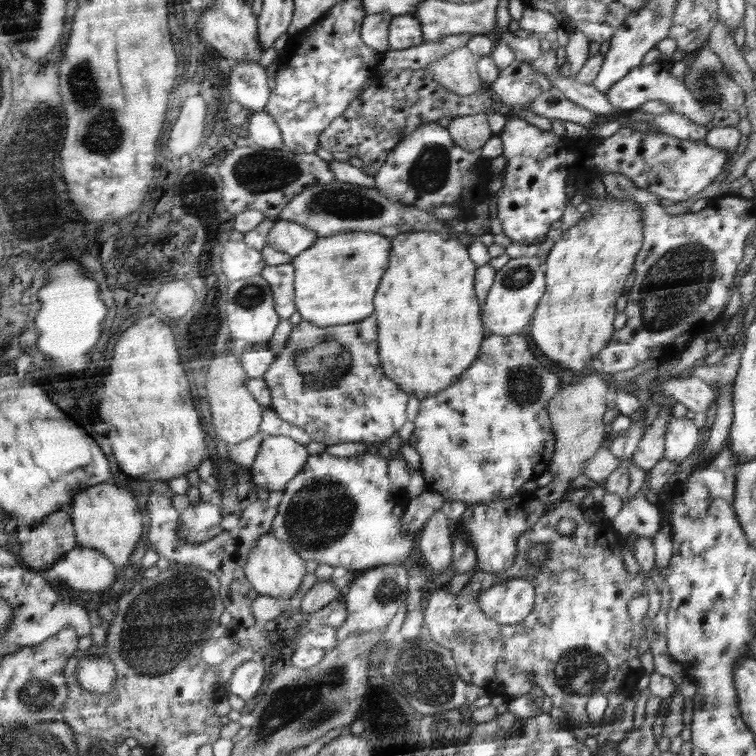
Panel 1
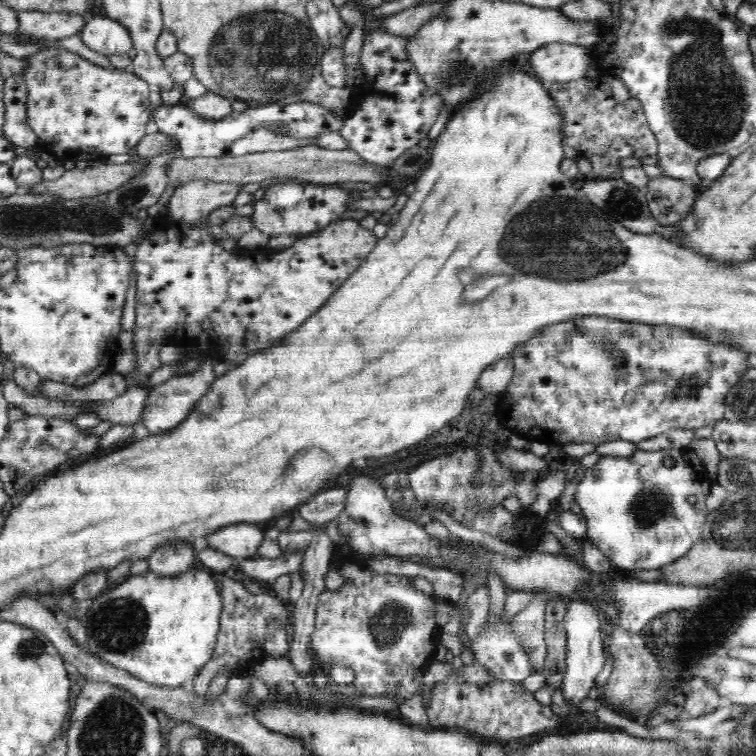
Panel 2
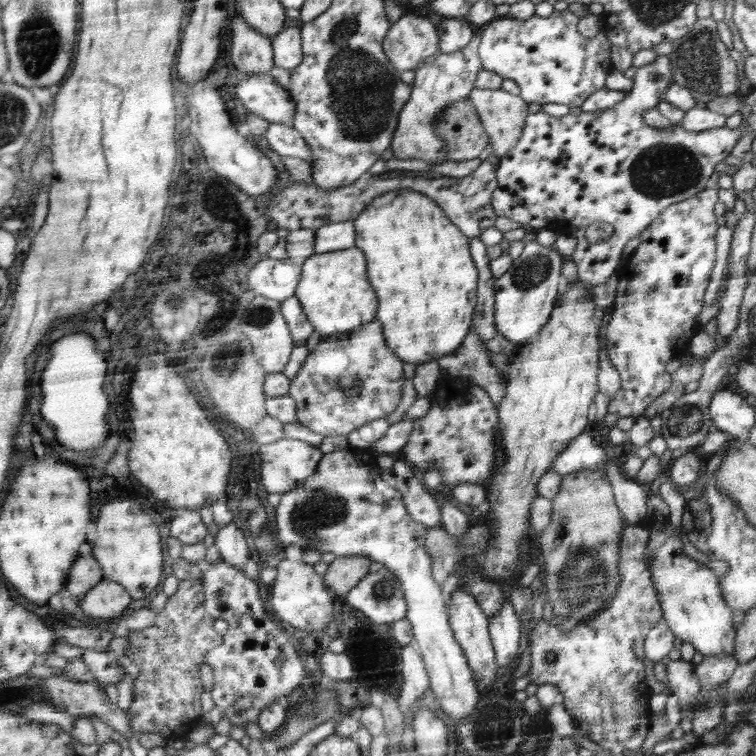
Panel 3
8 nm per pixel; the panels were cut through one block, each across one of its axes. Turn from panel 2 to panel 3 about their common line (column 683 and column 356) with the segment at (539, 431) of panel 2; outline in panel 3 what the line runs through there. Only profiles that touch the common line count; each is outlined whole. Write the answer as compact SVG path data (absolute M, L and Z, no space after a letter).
M380 321L369 322L362 325L357 330L350 332L349 337L346 340L328 340L320 341L315 350L309 352L304 365L300 368L300 371L296 374L296 377L291 381L289 385L289 391L287 394L294 400L296 406L296 422L306 426L322 436L338 436L342 434L347 436L349 432L360 428L363 424L373 422L374 420L384 419L388 417L388 414L392 414L400 402L400 396L402 396L402 386L404 386L406 378L404 378L404 372L402 372L402 360L398 357L388 346L385 344L385 335L382 323Z

